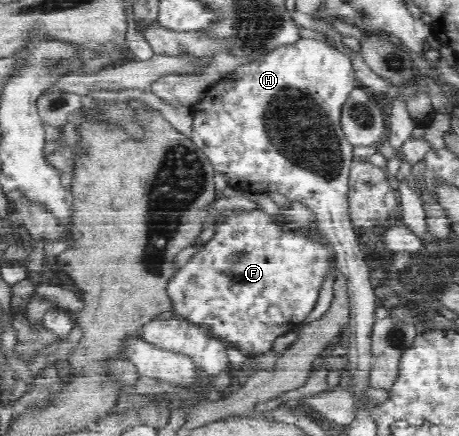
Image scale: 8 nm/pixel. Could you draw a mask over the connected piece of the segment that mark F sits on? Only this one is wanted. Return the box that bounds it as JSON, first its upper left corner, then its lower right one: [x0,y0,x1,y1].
[168,201,336,355]

